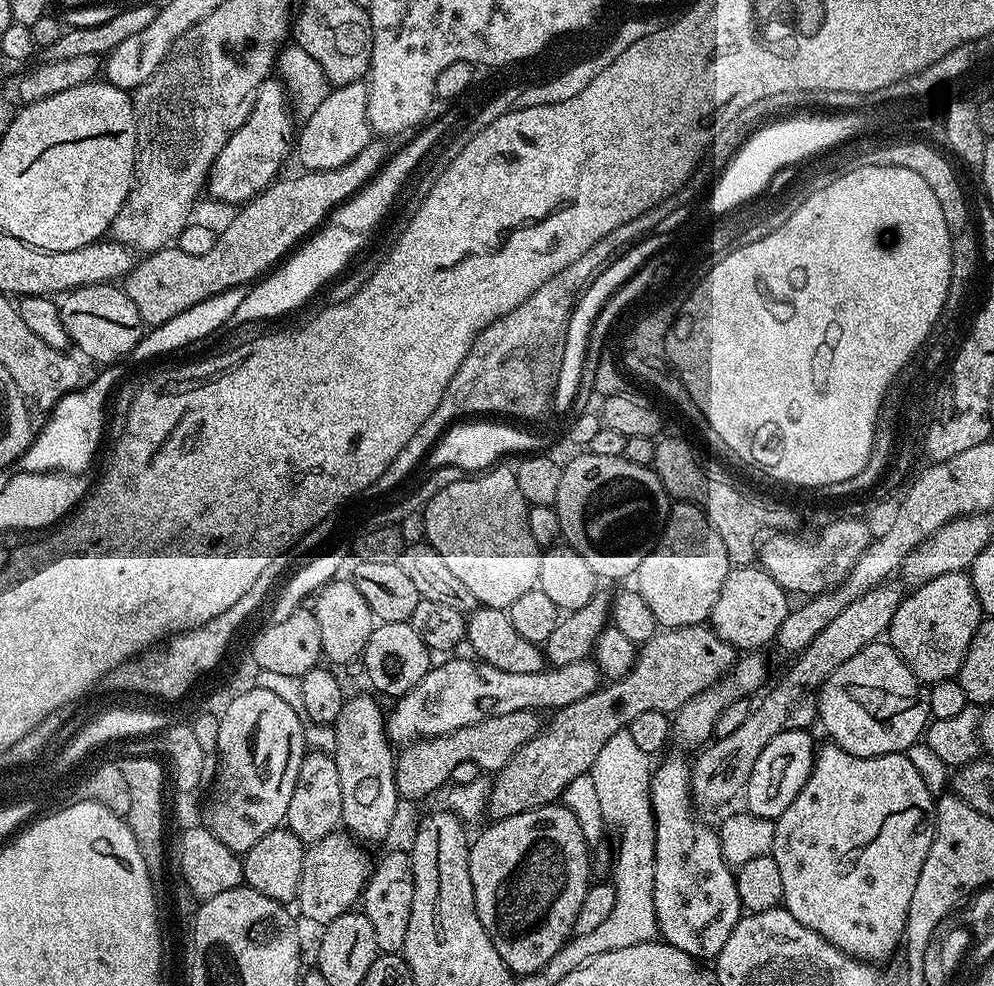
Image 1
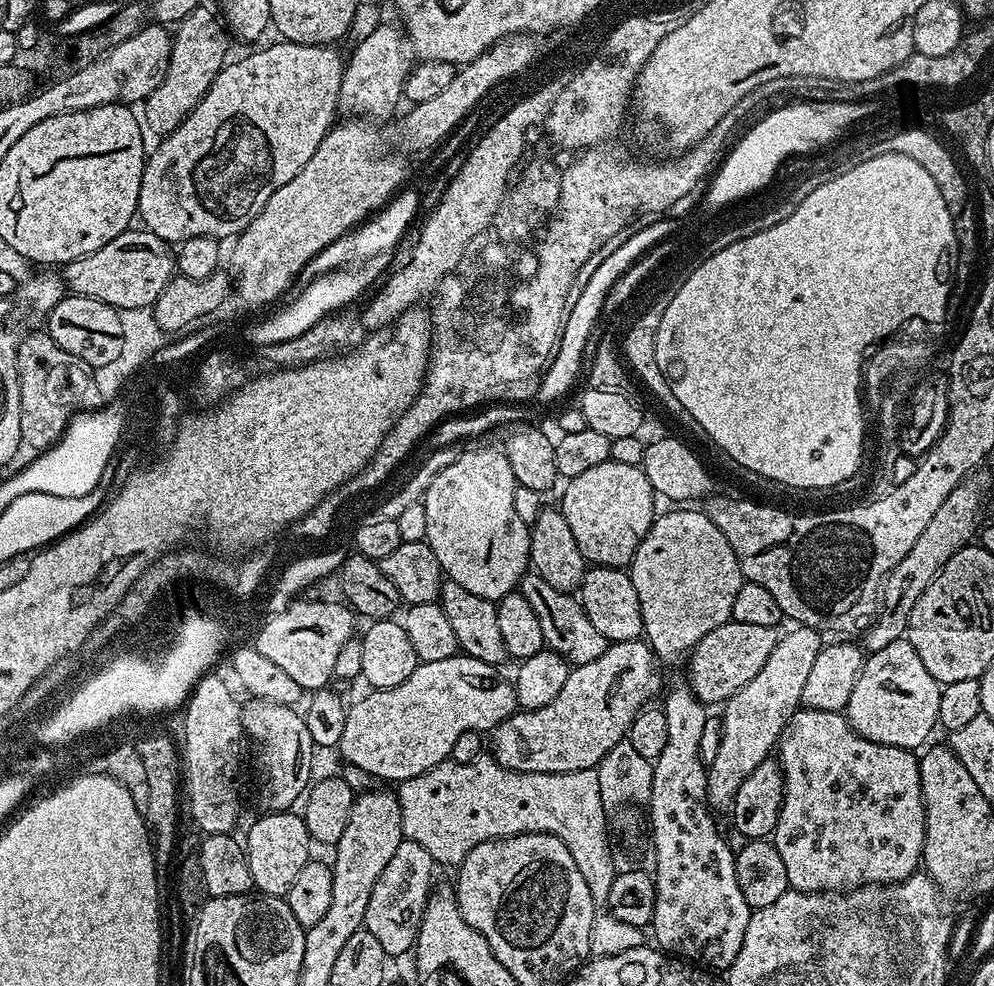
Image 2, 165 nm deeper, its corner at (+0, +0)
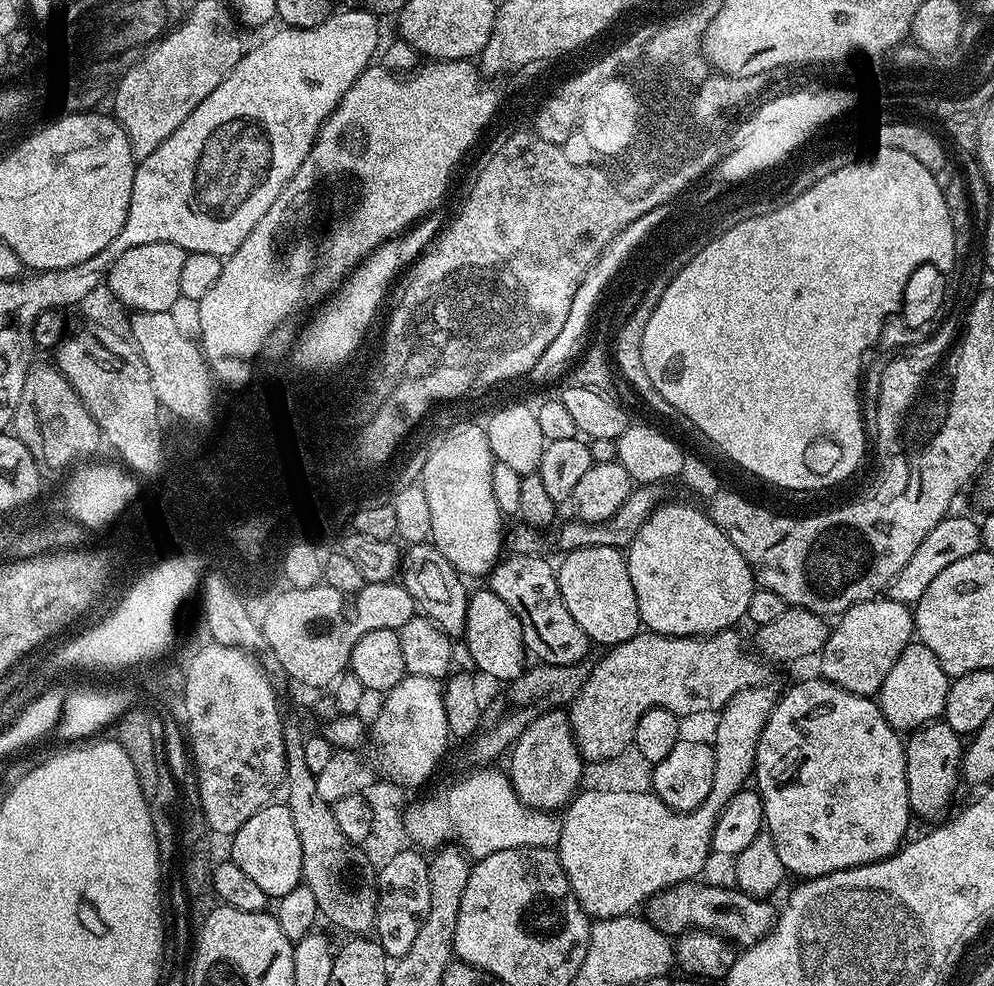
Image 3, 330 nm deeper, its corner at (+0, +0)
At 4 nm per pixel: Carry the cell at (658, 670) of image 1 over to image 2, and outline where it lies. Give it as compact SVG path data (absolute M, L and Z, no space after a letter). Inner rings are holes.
M727 620L722 626L710 630L710 634L706 634L706 638L702 638L702 642L694 645L688 653L687 686L704 705L723 705L731 696L738 694L746 682L751 682L762 666L766 666L766 658L770 658L774 646L778 646L781 635L779 627L750 626L750 622Z

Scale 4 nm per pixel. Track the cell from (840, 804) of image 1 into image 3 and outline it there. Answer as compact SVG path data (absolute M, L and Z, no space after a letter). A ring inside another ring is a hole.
M823 678L804 680L793 688L788 688L777 699L774 710L762 730L762 738L758 738L756 751L756 766L754 769L754 788L760 794L760 801L764 807L764 823L767 835L774 838L774 846L778 846L778 858L782 858L785 873L792 872L796 878L811 878L825 876L831 872L841 872L847 868L857 868L863 864L873 864L885 860L899 852L905 843L908 832L908 819L913 819L914 813L908 801L906 790L906 754L904 753L905 741L901 733L886 722L879 703L873 697L859 696L850 690L842 690L837 684Z

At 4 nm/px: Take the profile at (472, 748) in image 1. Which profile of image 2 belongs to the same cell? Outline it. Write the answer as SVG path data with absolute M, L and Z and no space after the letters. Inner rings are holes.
M643 639L639 640L618 640L609 643L608 649L602 654L602 658L594 658L594 662L586 662L585 664L575 665L569 671L566 678L566 686L562 686L562 690L558 694L558 698L554 698L554 702L546 702L544 708L538 710L530 710L529 712L517 710L512 713L510 718L506 718L494 730L496 736L496 752L494 751L494 759L504 768L510 770L518 770L519 772L541 772L542 774L566 774L574 770L586 770L587 768L595 768L602 762L602 758L606 758L606 754L610 754L610 750L614 750L614 746L618 746L618 742L627 737L630 726L634 722L636 715L649 703L651 696L661 695L660 690L660 668L657 657L651 648Z

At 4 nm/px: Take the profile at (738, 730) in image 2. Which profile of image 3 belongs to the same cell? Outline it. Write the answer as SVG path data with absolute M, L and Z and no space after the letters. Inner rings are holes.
M765 682L759 688L747 688L734 694L734 698L730 698L730 702L719 713L720 721L716 724L716 740L714 739L714 786L710 786L706 802L702 802L694 810L676 812L670 806L666 806L666 802L662 802L662 798L658 798L651 790L642 793L615 793L588 786L577 791L568 801L560 820L558 855L562 862L562 870L566 870L568 881L576 895L576 901L589 918L609 920L615 916L635 913L639 904L641 907L649 897L661 889L672 888L675 884L687 884L699 877L696 875L707 866L708 856L713 855L714 826L722 810L726 810L726 802L730 802L730 798L734 798L734 794L738 794L753 775L758 738L762 738L762 730L778 699L778 692L775 692L770 684Z

